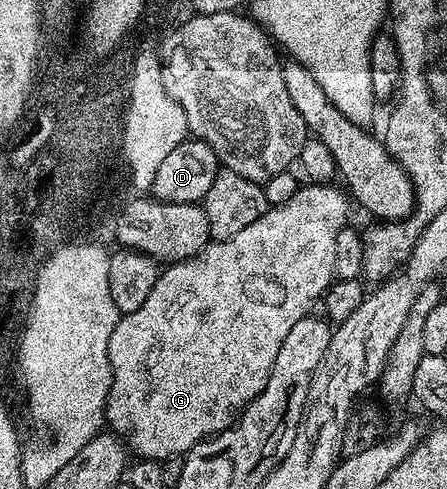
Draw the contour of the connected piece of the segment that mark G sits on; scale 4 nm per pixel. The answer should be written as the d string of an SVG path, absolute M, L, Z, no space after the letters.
M307 183L299 187L292 198L288 198L286 204L275 204L267 207L266 213L252 226L240 230L240 234L232 234L227 240L214 240L207 244L203 252L198 252L192 258L181 260L178 264L163 267L158 274L156 286L152 286L152 294L144 298L144 306L140 310L132 310L125 313L119 319L116 330L112 330L112 338L108 340L108 356L112 366L112 386L106 403L106 424L109 431L124 438L129 451L136 454L135 457L143 460L163 461L170 456L182 456L195 448L201 440L208 436L215 436L230 427L242 414L242 410L249 406L260 390L268 382L272 374L272 366L276 362L276 354L280 354L280 346L284 346L284 337L300 322L300 318L311 315L314 303L321 301L326 295L326 289L334 283L336 277L336 238L341 228L347 227L346 215L352 209L351 201L347 193L341 187L332 188L329 183Z

